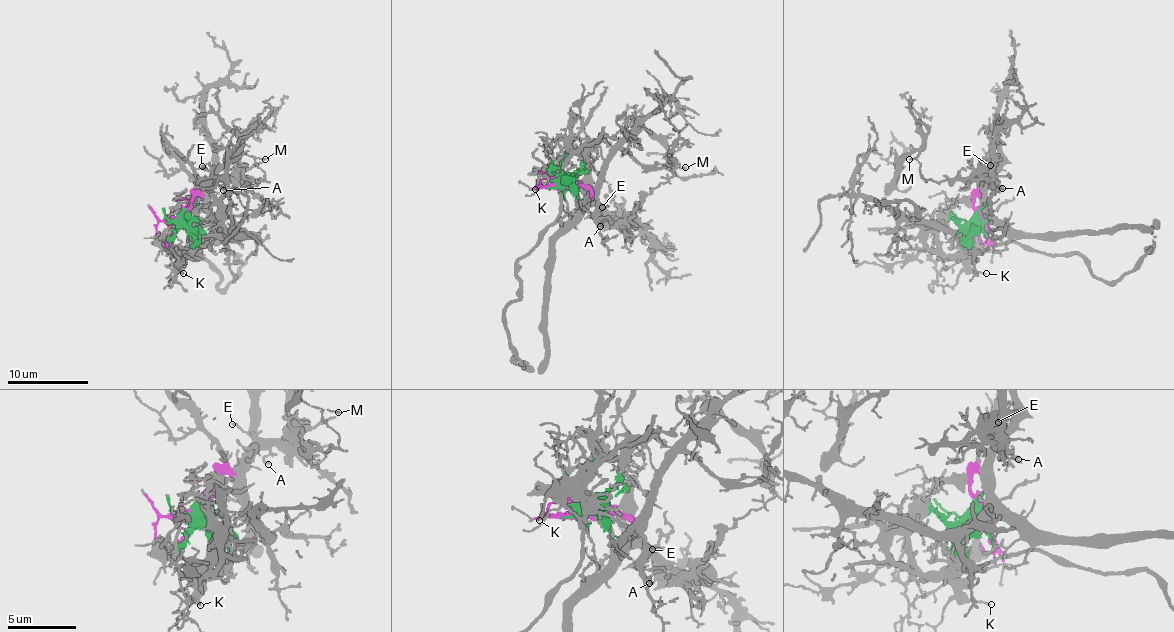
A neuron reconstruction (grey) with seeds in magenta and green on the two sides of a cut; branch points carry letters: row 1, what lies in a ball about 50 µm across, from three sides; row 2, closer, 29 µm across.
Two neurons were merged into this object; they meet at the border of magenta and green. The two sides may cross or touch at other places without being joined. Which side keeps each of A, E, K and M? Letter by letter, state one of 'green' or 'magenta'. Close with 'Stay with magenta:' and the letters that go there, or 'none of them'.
A: magenta
E: magenta
K: green
M: magenta
Stay with magenta: A, E, M

